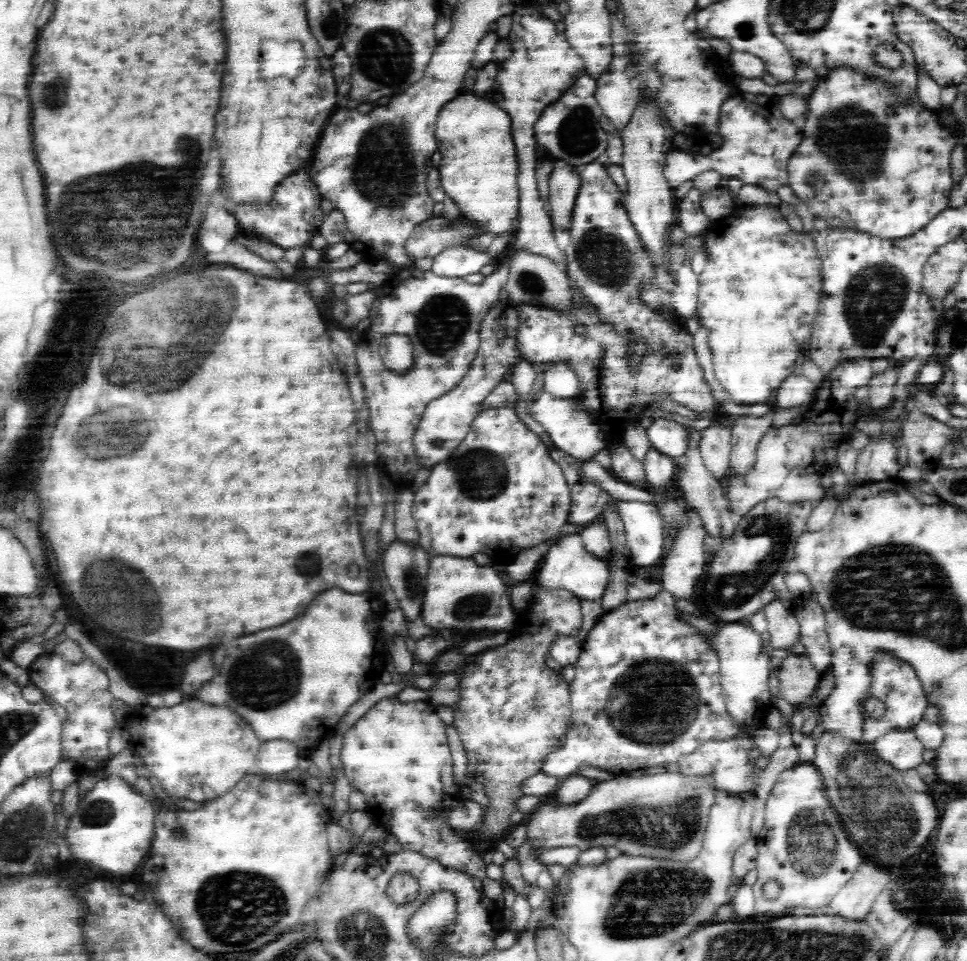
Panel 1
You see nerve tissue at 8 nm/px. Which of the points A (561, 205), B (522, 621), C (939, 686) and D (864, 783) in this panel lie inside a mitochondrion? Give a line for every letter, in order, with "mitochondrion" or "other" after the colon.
A: other
B: other
C: other
D: mitochondrion

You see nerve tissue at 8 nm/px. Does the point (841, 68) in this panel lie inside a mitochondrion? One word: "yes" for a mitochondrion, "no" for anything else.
no

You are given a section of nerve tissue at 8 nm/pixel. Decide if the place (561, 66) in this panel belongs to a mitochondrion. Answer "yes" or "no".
no

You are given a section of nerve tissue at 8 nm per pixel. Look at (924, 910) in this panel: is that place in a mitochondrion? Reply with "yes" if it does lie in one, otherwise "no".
no

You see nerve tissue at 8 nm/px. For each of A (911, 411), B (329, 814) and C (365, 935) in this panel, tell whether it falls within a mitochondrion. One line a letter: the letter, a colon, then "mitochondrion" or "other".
A: other
B: other
C: mitochondrion

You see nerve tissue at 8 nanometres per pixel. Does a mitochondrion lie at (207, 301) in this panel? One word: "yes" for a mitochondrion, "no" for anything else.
yes

